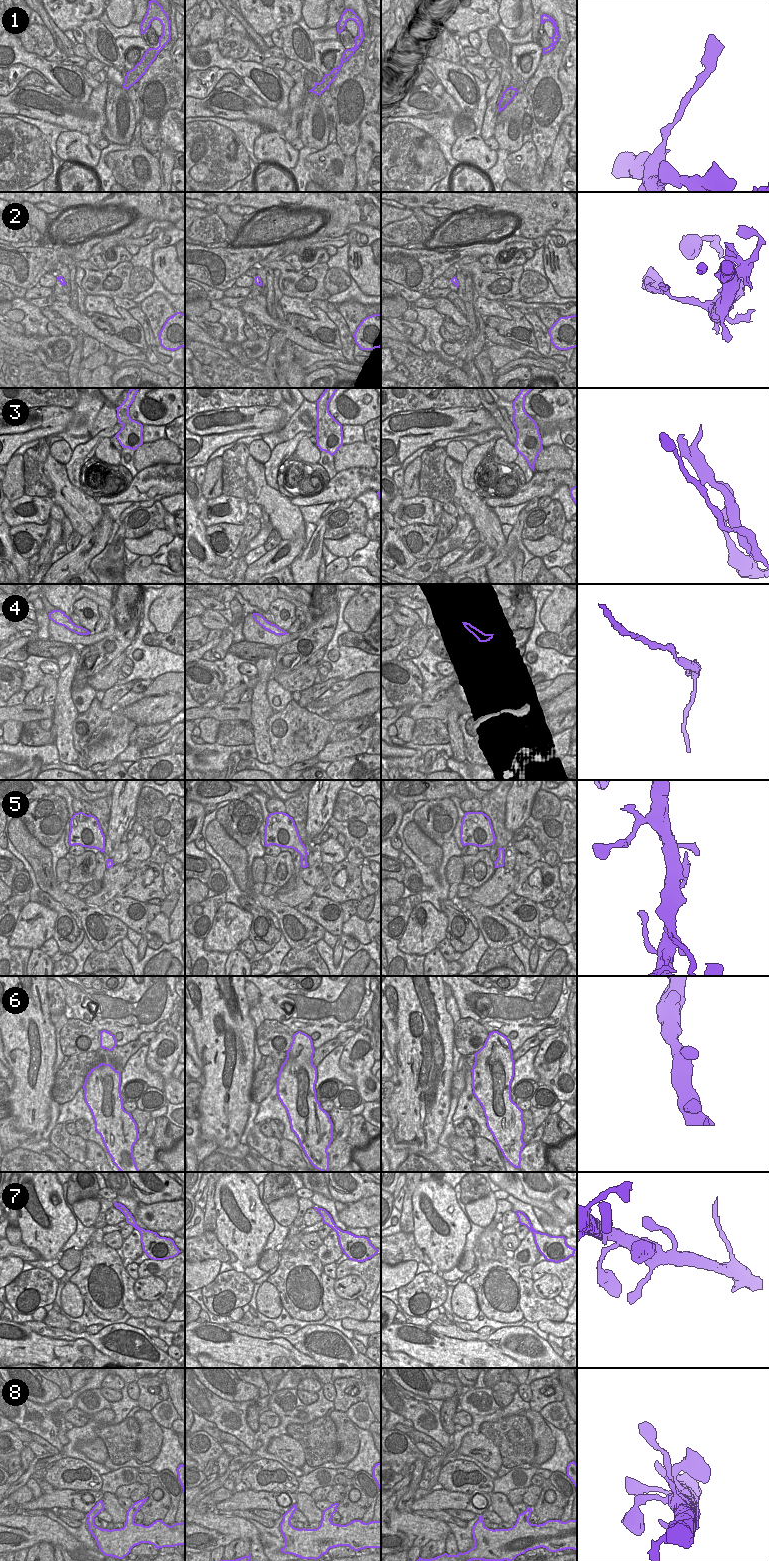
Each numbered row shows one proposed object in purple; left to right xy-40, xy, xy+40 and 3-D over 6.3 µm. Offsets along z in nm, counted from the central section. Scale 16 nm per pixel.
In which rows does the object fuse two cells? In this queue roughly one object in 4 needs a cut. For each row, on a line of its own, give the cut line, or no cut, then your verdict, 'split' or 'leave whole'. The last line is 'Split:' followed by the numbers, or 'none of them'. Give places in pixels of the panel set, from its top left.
1: no cut | leave whole
2: no cut | leave whole
3: xy (317, 427), (317, 434) | split
4: no cut | leave whole
5: no cut | leave whole
6: no cut | leave whole
7: no cut | leave whole
8: no cut | leave whole
Split: 3

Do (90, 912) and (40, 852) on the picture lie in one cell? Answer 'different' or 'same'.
same

